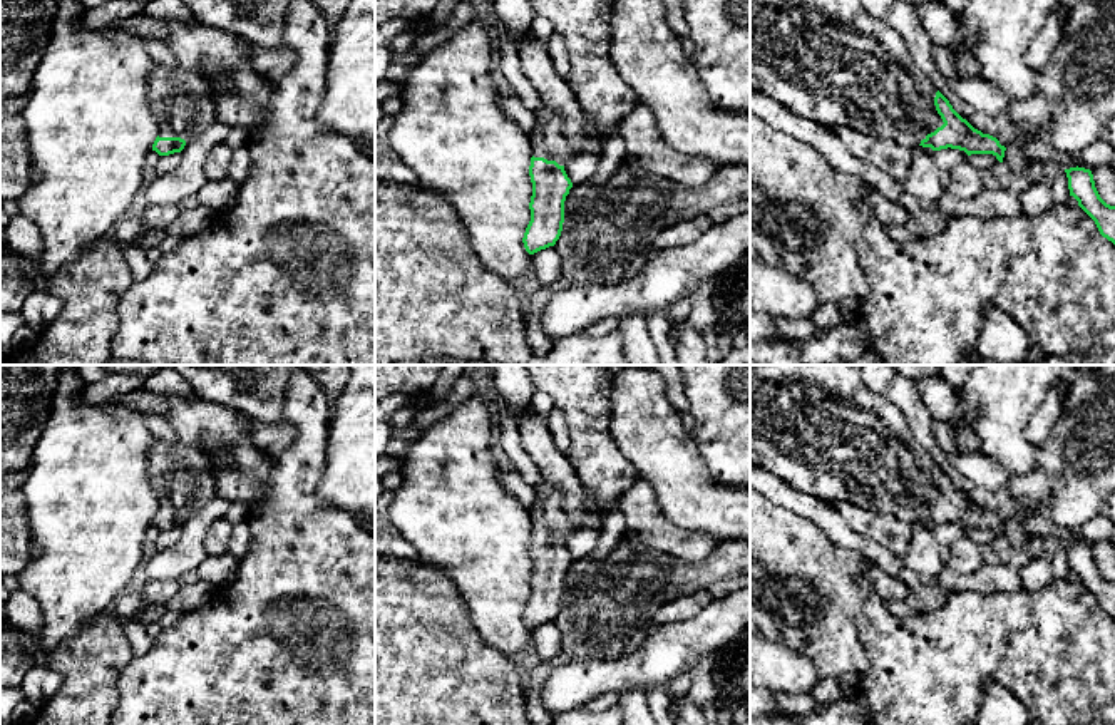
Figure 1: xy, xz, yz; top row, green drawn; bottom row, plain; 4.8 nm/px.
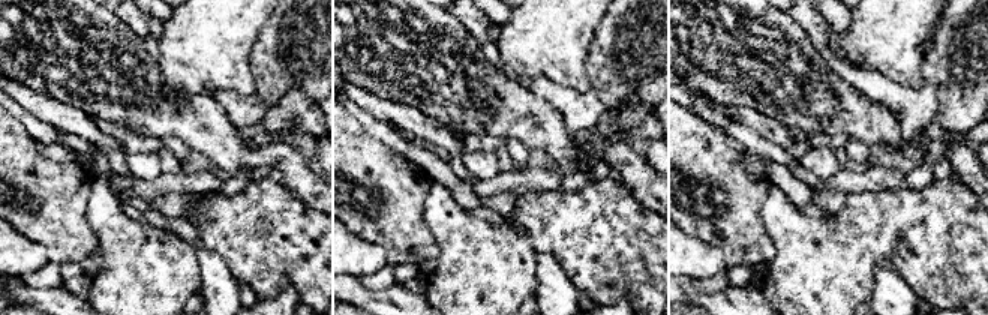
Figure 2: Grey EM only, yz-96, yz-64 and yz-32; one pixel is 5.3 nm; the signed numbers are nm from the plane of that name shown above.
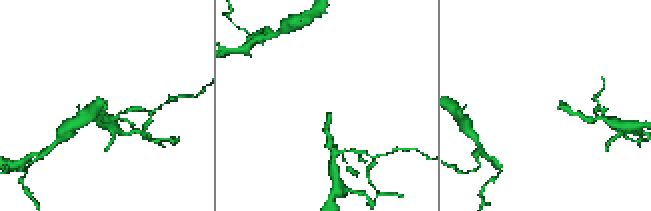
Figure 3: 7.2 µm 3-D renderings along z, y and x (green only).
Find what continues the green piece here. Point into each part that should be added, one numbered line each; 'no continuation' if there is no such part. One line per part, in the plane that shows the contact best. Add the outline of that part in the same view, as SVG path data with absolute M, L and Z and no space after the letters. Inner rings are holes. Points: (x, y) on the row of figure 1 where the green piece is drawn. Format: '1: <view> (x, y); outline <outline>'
1: yz (829, 61); outline M750 0L750 90L825 127L850 127L909 149L919 147L944 124L934 105L936 85L901 35L887 22L871 17L861 0Z

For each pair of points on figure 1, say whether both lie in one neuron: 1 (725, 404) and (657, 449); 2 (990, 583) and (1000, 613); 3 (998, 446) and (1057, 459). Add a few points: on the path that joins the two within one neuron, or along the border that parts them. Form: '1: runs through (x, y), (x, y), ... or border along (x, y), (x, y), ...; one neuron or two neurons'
1: border along (692, 434), (709, 471); two neurons
2: border along (1022, 588), (995, 593), (953, 593); two neurons
3: border along (1033, 447), (1033, 462), (1037, 466); two neurons

